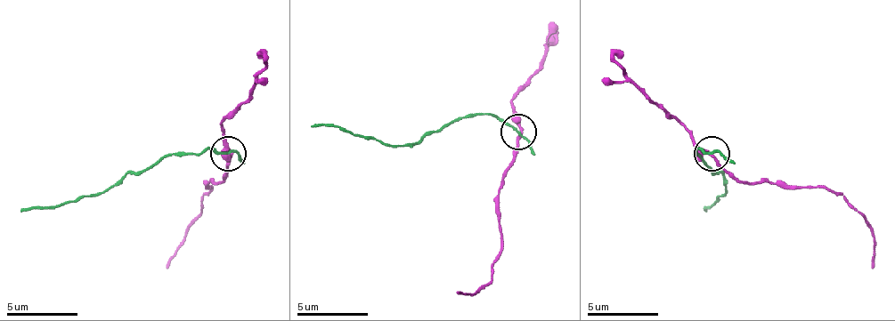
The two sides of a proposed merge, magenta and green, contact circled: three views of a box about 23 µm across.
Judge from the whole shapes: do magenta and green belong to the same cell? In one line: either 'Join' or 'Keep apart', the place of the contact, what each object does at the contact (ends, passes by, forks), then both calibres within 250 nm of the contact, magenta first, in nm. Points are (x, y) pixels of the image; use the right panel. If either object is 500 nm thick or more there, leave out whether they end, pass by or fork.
Join. Place: (711, 154). At the ring magenta passes by. At the ring green passes by. Thickness 200 nm (magenta) against 150 nm

